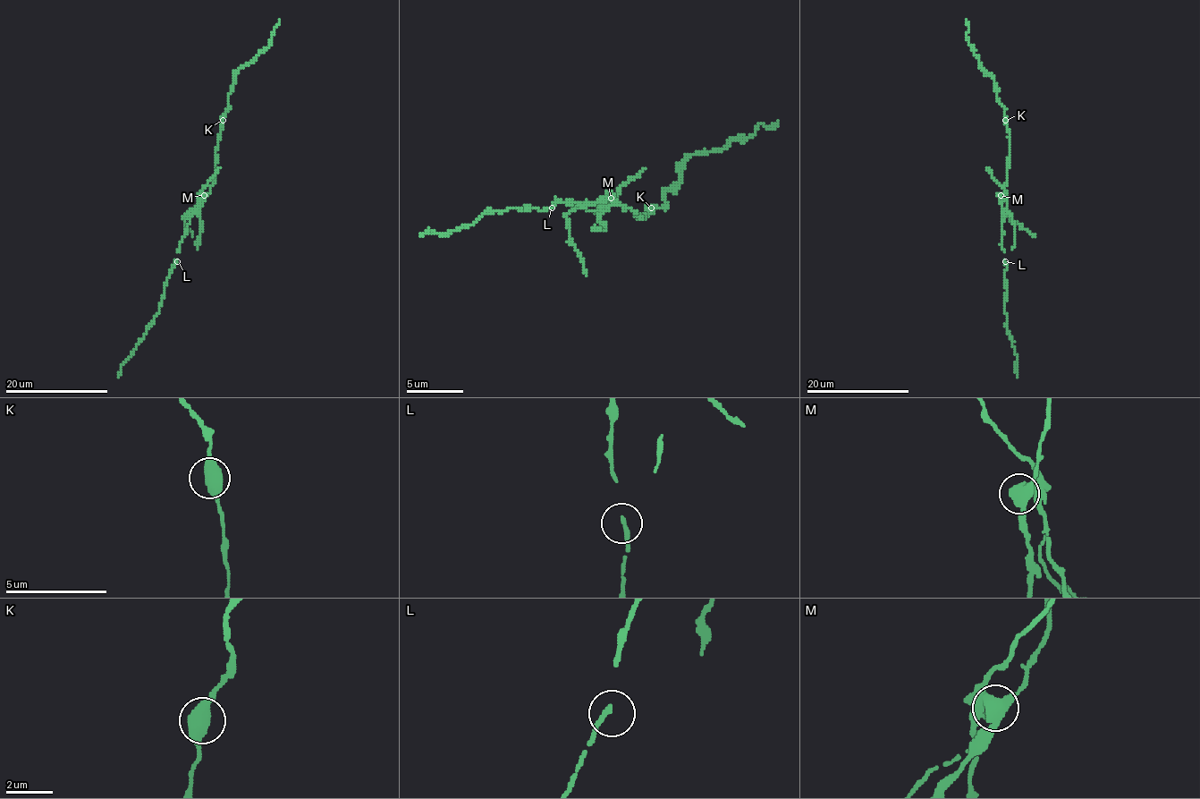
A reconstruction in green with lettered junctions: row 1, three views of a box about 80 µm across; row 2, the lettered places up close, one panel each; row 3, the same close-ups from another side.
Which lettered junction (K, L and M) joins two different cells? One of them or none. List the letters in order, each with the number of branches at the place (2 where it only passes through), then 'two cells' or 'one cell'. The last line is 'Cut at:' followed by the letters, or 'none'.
K: 2 | one cell
L: 1 | one cell
M: 3 | two cells
Cut at: M

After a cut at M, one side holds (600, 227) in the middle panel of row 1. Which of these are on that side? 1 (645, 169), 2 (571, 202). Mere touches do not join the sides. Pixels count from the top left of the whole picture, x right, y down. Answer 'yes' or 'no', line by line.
1: yes
2: no

